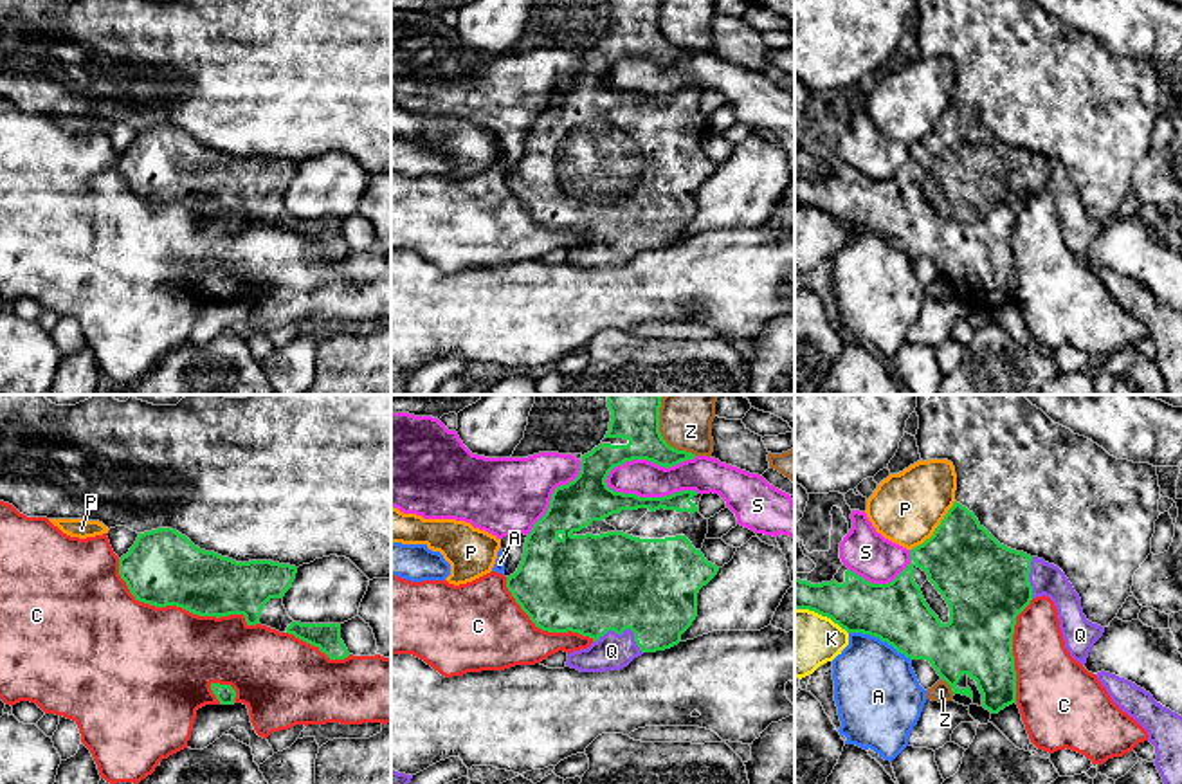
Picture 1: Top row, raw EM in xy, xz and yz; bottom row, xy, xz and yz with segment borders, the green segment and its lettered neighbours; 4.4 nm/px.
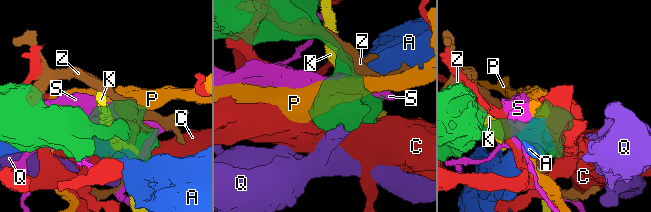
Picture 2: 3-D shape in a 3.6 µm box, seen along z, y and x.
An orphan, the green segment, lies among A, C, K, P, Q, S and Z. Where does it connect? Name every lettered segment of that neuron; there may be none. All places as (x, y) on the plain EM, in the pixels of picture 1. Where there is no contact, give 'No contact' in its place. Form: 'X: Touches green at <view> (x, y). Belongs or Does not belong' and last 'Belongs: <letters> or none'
A: Touches green at yz (880, 235). Does not belong
C: Touches green at xy (179, 202). Does not belong
K: Touches green at yz (822, 211). Does not belong
P: Touches green at yz (937, 123). Does not belong
Q: Touches green at xz (624, 226). Belongs
S: Touches green at xz (647, 56). Does not belong
Z: Touches green at xz (662, 35). Does not belong
Belongs: Q

